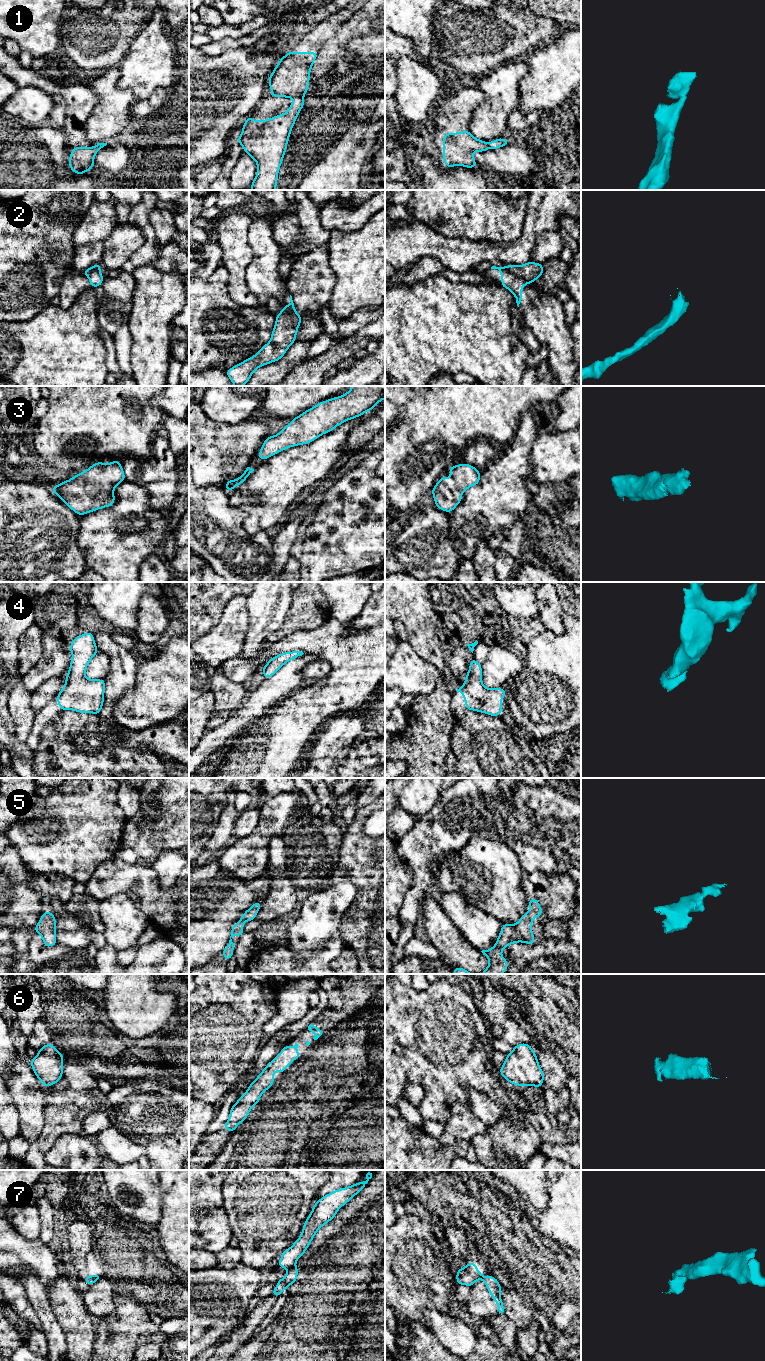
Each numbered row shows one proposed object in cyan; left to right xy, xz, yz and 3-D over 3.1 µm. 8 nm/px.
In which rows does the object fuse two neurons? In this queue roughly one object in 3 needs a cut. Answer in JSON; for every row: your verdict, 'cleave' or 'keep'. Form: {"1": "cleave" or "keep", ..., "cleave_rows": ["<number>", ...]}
{"1": "keep", "2": "cleave", "3": "keep", "4": "keep", "5": "keep", "6": "keep", "7": "cleave", "cleave_rows": ["2", "7"]}

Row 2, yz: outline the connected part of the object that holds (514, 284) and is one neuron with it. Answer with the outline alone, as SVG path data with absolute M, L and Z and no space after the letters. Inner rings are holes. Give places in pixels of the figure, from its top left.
M492 266L491 269L499 270L502 279L500 286L505 287L515 296L517 306L519 307L521 300L525 297L521 293L521 290L527 284L527 282L523 278L516 277L509 273L504 269L504 267Z

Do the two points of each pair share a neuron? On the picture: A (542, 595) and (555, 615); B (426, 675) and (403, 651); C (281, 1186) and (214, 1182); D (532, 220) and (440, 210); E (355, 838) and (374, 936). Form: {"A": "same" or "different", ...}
{"A": "same", "B": "same", "C": "different", "D": "different", "E": "same"}

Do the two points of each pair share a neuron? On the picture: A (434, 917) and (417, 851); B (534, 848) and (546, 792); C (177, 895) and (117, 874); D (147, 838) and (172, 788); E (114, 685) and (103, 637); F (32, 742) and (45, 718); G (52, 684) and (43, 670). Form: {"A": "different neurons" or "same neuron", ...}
{"A": "different neurons", "B": "same neuron", "C": "same neuron", "D": "same neuron", "E": "same neuron", "F": "same neuron", "G": "different neurons"}

